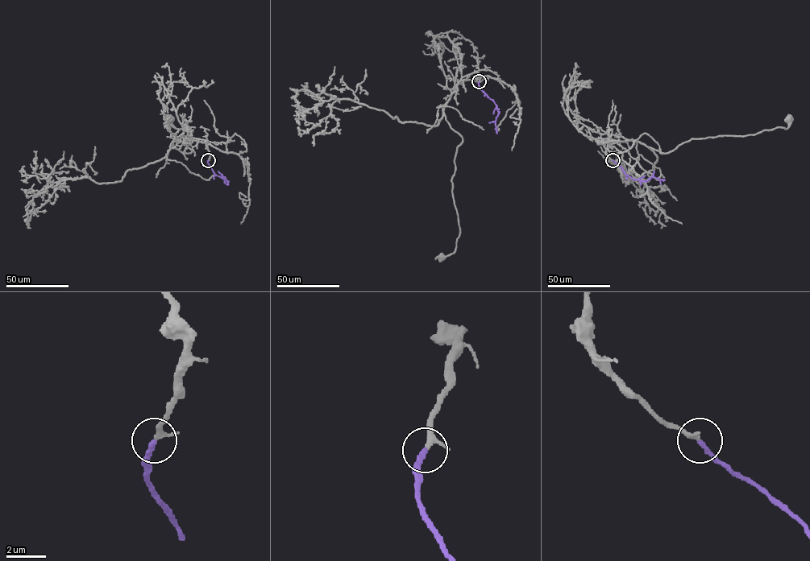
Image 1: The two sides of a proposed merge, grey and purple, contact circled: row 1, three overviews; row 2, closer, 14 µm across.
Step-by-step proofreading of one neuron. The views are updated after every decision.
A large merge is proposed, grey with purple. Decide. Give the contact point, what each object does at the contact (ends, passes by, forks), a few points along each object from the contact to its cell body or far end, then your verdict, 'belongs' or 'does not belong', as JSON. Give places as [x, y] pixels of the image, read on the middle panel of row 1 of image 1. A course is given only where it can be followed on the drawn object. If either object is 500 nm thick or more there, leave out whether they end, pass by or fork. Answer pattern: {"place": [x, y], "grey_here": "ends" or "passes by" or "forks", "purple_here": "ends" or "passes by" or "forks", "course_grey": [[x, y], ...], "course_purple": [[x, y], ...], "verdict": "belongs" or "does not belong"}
{"place": [479, 81], "grey_here": "passes by", "purple_here": "ends", "course_grey": [[479, 82], [476, 72], [464, 76], [443, 109], [463, 142], [451, 180], [459, 236], [455, 250], [441, 257]], "course_purple": [[479, 82], [479, 86], [494, 102], [498, 112], [496, 120], [497, 134]], "verdict": "belongs"}

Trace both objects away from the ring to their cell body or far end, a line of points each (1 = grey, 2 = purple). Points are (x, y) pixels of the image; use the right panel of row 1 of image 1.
1: (613, 160), (606, 153), (607, 138), (636, 140), (667, 153), (692, 138), (786, 129), (788, 120)
2: (613, 160), (633, 179), (647, 181), (651, 177), (665, 179)

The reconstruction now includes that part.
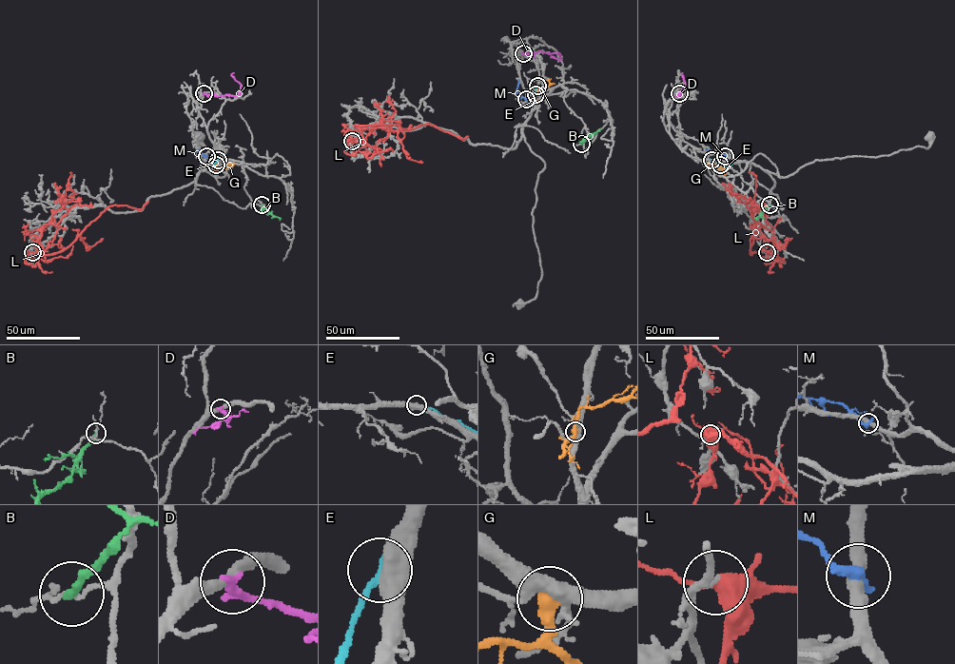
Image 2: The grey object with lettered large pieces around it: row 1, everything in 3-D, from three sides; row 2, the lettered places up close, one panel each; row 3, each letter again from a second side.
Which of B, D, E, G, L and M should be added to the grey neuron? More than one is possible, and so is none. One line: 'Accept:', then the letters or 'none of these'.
Accept: none of these

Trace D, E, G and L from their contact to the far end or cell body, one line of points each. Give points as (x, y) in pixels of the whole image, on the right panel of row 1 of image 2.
D: (679, 93), (685, 86), (682, 72)
E: (711, 160), (726, 166), (731, 165)
G: (720, 165), (716, 167), (704, 163)
L: (767, 252), (759, 250), (751, 254), (750, 251), (755, 223), (750, 206), (757, 205), (764, 209), (762, 201)

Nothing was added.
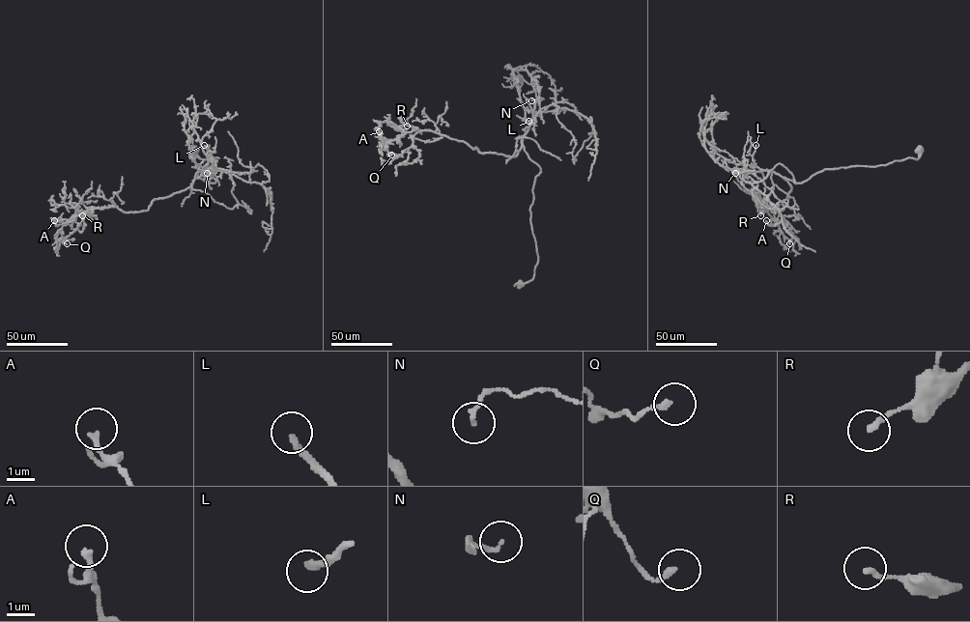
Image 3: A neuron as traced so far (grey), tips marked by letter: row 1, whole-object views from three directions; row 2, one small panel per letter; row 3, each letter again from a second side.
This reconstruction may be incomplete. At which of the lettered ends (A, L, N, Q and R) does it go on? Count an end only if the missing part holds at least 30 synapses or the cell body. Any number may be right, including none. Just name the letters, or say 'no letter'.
L

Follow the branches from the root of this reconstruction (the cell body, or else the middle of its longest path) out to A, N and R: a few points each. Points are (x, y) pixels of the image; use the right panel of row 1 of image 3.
A: (919, 151), (800, 183), (781, 176), (791, 188), (766, 220)
N: (919, 151), (917, 159), (824, 169), (800, 183), (767, 170), (746, 173), (733, 169), (735, 173)
R: (919, 151), (917, 159), (824, 169), (800, 183), (781, 176), (791, 187), (784, 208), (767, 207), (760, 215)

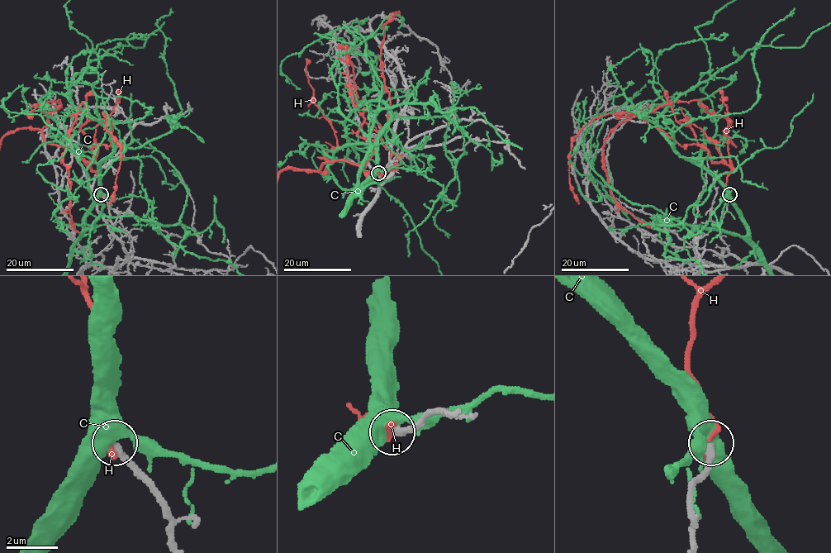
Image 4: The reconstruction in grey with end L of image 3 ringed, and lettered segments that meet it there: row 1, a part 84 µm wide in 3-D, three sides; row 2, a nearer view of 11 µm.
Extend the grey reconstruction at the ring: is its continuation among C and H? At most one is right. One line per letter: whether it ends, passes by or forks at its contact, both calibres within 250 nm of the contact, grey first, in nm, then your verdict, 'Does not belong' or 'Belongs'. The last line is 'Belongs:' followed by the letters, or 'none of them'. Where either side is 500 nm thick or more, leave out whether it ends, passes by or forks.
C: Thickness 240 nm (grey) against 600 nm. Does not belong
H: It ends there. Thickness 280 nm (grey) against 240 nm. Does not belong
Belongs: none of them

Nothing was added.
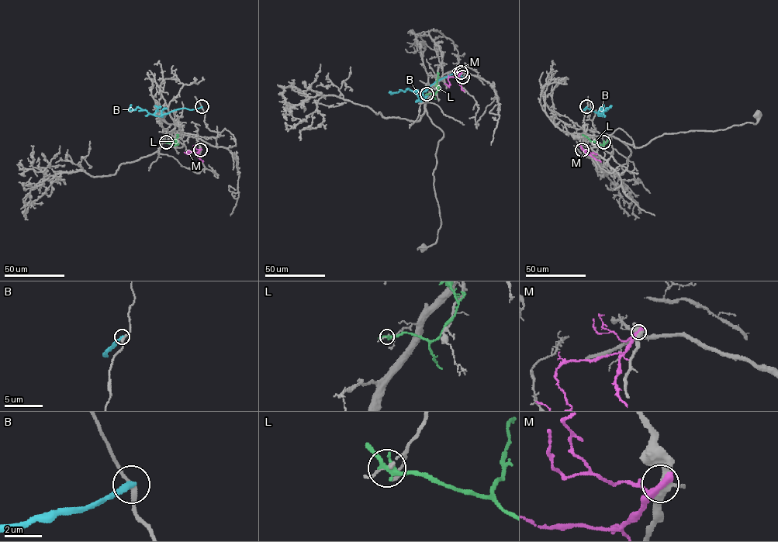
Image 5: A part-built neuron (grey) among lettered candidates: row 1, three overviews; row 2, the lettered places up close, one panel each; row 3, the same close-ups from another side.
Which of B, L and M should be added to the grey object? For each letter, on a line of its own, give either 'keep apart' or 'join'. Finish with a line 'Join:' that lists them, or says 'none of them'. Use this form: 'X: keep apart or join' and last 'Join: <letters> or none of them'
B: keep apart
L: keep apart
M: keep apart
Join: none of them

